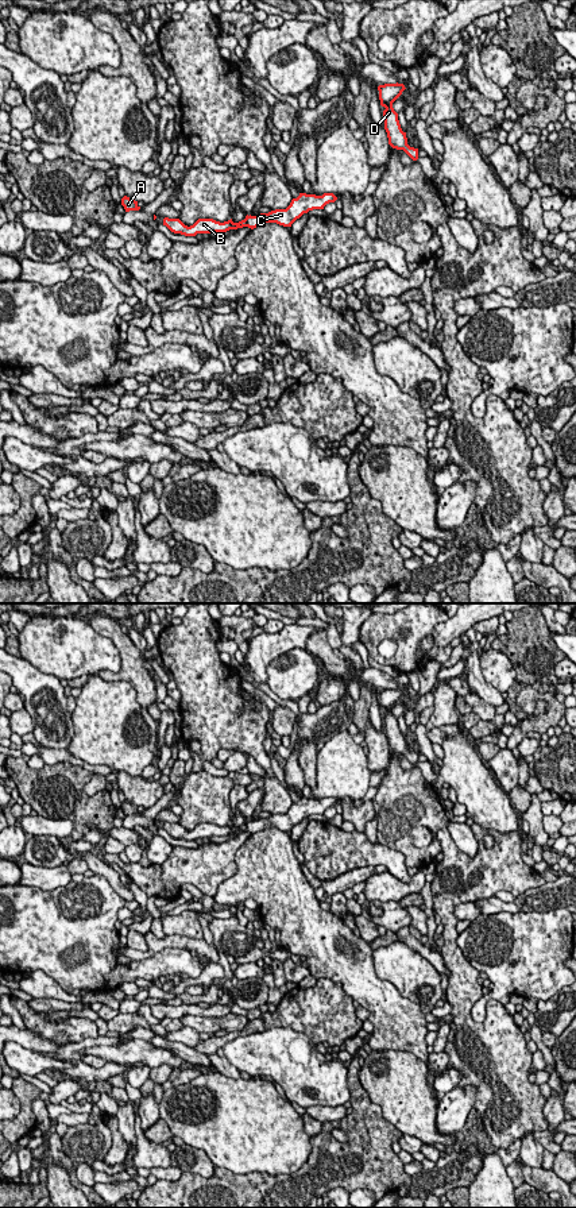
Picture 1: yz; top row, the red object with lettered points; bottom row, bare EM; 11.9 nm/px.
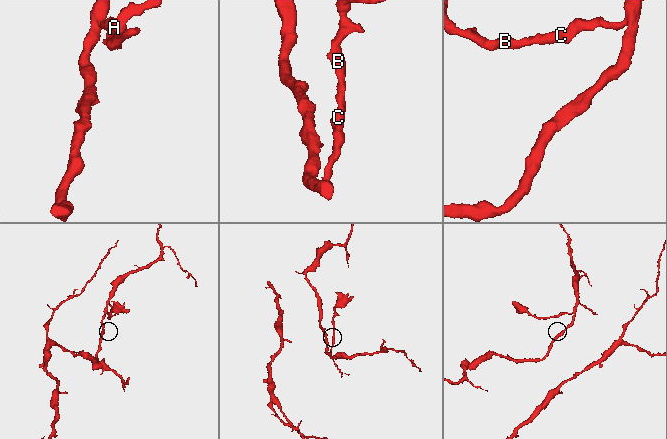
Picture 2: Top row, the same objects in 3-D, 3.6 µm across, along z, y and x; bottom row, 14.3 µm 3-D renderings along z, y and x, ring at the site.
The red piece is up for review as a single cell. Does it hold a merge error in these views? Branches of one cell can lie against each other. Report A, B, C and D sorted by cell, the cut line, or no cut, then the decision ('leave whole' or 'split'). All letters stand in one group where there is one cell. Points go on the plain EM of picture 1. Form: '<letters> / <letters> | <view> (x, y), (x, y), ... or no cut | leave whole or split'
A B C D | no cut | leave whole

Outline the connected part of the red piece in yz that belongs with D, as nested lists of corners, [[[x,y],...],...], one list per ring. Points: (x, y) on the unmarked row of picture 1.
[[[398,687],[378,691],[380,710],[386,713],[383,715],[383,725],[388,749],[393,753],[403,754],[413,765],[417,765],[418,753],[410,752],[407,749],[406,737],[402,736],[398,718],[393,713],[393,707],[402,699],[405,694],[405,690]]]

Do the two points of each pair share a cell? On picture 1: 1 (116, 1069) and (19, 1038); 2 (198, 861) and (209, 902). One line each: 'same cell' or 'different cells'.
1: different cells
2: different cells

